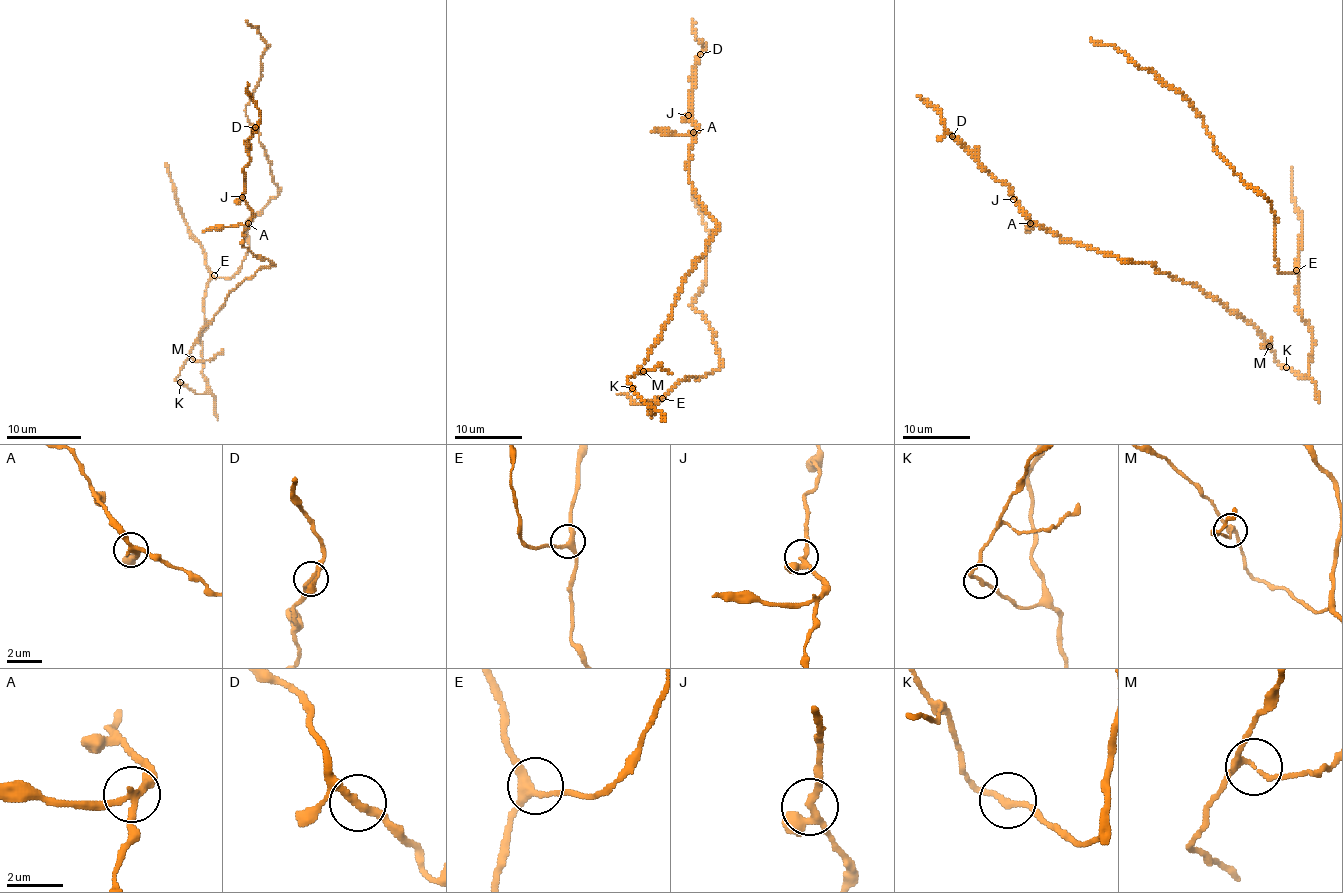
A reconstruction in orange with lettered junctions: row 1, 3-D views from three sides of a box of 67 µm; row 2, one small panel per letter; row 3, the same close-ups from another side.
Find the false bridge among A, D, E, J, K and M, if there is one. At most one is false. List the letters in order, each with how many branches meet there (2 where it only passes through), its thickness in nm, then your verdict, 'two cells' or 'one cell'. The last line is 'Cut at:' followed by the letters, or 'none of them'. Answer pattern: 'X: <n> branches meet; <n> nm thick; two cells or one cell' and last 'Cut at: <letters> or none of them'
A: 3 branches meet; 200 nm thick; two cells
D: 3 branches meet; 200 nm thick; one cell
E: 3 branches meet; 280 nm thick; one cell
J: 3 branches meet; 240 nm thick; one cell
K: 2 branches meet; 200 nm thick; one cell
M: 3 branches meet; 170 nm thick; one cell
Cut at: A

